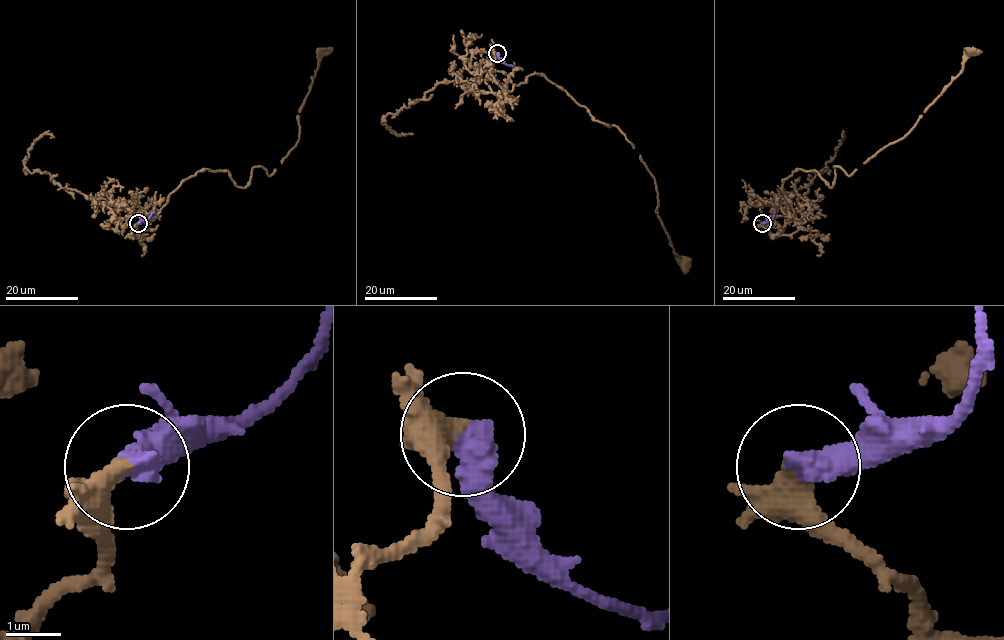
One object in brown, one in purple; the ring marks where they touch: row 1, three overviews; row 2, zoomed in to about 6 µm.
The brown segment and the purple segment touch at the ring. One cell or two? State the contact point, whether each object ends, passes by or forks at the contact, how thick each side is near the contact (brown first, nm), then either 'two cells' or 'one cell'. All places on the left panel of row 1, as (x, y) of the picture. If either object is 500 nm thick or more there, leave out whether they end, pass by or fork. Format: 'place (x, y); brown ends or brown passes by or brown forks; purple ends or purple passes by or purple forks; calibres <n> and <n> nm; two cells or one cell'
place (138, 223); calibres 360 and 550 nm; one cell

